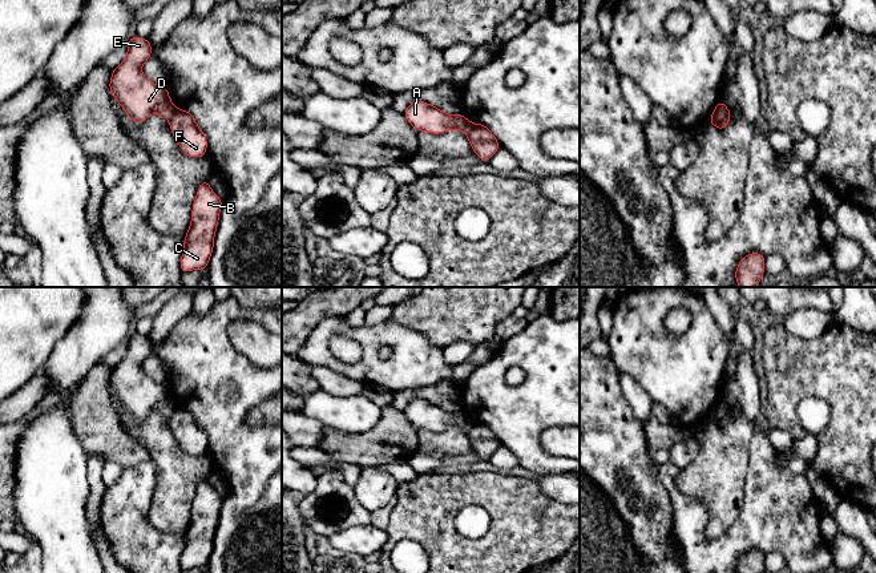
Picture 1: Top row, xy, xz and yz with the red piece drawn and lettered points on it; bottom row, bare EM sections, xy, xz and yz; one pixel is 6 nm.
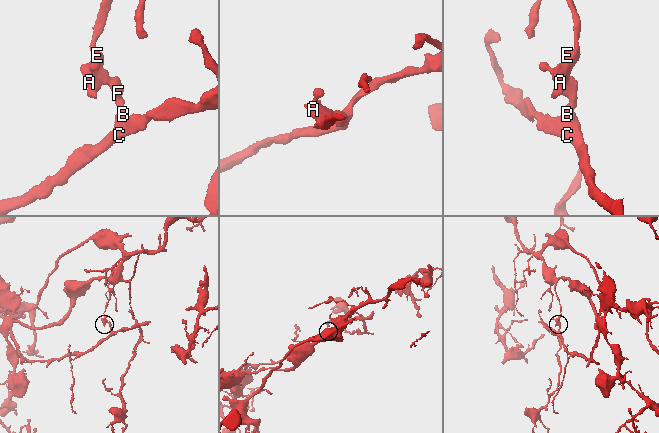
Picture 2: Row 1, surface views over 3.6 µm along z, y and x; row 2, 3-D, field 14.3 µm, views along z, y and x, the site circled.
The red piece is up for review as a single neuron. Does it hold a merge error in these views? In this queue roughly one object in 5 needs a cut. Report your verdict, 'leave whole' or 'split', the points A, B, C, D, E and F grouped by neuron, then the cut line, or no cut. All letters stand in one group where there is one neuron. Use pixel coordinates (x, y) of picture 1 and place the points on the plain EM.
split; groups A D E / B C F; cut yz (729, 407), (711, 422)

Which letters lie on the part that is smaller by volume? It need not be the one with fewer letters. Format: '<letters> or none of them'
B, C, F

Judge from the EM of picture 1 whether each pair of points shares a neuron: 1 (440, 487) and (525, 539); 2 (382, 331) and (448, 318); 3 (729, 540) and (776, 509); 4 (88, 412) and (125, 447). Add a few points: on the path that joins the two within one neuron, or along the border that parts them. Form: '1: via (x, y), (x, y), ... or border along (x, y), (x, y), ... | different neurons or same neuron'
1: via (461, 489), (479, 489), (507, 517) | same neuron
2: border along (388, 319), (420, 331), (432, 343) | different neurons
3: via (741, 537), (765, 521) | same neuron
4: via (97, 422), (116, 440) | same neuron

